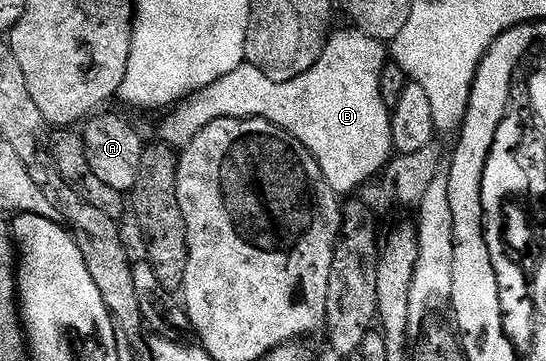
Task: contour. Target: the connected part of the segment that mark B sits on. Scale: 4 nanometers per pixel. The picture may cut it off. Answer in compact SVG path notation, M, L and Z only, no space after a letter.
M334 30L319 61L315 61L307 73L291 81L276 83L259 69L242 65L227 73L227 77L219 77L219 81L194 91L166 114L170 115L161 123L160 142L174 149L184 149L195 141L195 137L199 137L199 133L203 133L203 129L207 129L207 125L220 119L266 119L276 127L282 127L292 139L299 140L313 154L327 185L331 185L338 196L345 197L348 191L356 192L384 172L394 154L395 132L391 108L383 101L381 92L381 74L387 66L386 44L367 37L362 31L348 30Z

